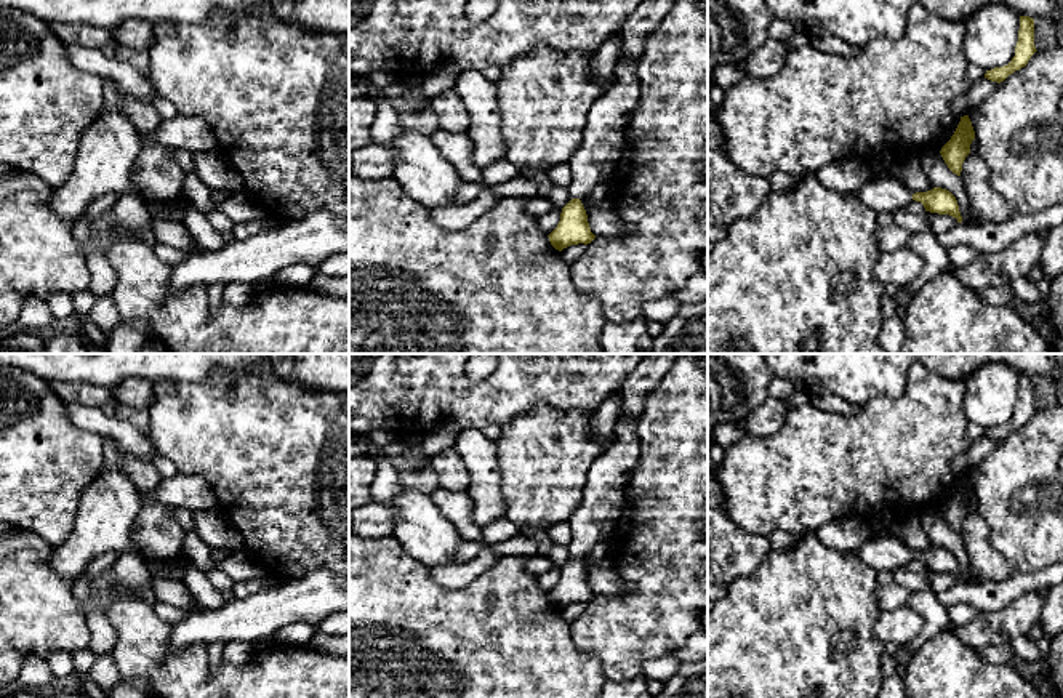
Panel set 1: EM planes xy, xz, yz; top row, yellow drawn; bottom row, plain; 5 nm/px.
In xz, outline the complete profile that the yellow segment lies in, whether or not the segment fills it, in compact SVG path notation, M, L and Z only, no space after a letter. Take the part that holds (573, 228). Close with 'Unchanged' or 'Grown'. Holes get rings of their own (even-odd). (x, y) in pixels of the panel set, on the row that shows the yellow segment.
M642 0L621 26L621 53L615 82L589 109L581 146L568 166L572 200L562 208L557 227L548 235L562 251L570 245L591 243L586 210L581 203L596 186L608 183L624 149L624 133L637 106L637 77L634 59L642 53L644 40L652 34L677 0Z. Grown

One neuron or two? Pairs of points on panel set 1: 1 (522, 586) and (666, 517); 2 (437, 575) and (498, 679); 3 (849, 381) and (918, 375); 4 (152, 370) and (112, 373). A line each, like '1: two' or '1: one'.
1: two
2: two
3: two
4: one

